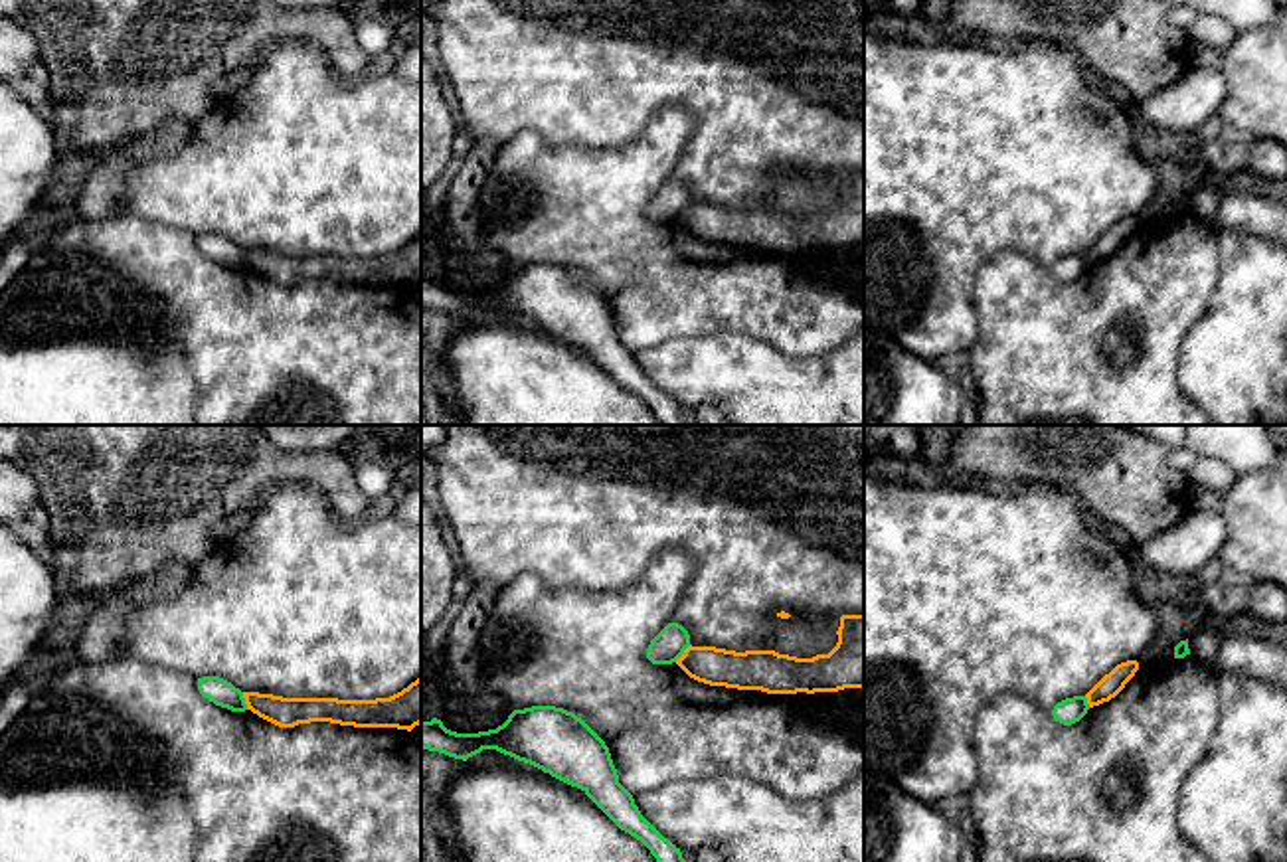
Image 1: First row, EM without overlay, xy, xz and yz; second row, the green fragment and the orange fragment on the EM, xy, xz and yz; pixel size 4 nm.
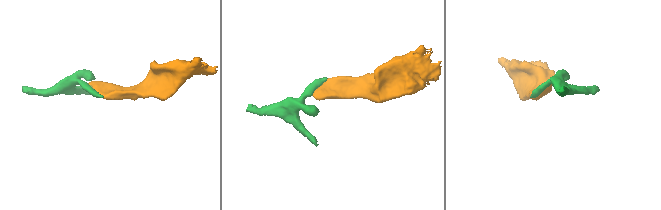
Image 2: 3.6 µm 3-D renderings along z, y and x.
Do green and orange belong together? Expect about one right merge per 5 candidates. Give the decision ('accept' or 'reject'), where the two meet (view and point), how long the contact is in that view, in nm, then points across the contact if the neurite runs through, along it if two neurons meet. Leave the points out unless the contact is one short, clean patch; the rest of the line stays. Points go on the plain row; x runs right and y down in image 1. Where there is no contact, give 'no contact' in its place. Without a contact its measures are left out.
reject; contact xy (244, 258); length 80 nm; border xy (242, 250), (248, 265)

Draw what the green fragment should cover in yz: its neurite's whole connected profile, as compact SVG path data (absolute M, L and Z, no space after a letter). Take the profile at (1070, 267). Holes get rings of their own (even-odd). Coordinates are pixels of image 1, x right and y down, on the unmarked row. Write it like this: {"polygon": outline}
{"polygon": "M1073 253L1058 259L1052 267L1052 273L1056 279L1064 283L1072 283L1079 279L1089 267L1087 255L1085 253Z"}

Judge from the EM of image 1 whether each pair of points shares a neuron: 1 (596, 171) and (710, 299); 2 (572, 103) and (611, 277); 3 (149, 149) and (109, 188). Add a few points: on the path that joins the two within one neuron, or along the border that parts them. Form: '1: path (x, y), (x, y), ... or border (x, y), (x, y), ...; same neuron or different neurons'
1: path (611, 204), (677, 269); same neuron
2: border (538, 133), (550, 143), (627, 143); different neurons
3: path (137, 151), (111, 176); same neuron

